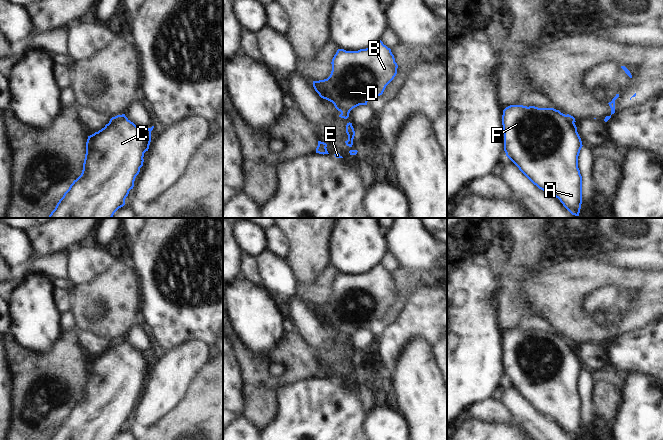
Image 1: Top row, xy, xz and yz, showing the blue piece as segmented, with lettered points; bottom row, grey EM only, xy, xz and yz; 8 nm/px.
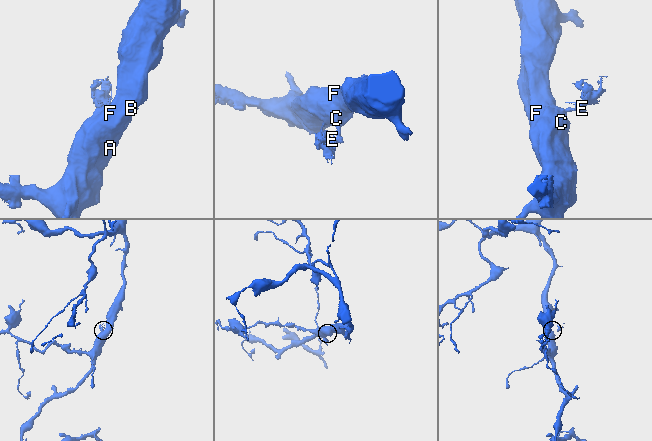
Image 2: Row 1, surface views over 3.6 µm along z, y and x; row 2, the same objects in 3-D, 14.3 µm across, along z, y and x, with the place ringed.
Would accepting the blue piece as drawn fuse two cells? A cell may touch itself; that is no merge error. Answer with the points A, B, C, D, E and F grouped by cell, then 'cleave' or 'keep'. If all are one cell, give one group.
A B C D F / E; cleave

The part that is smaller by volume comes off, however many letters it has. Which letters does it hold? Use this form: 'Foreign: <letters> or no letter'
Foreign: E

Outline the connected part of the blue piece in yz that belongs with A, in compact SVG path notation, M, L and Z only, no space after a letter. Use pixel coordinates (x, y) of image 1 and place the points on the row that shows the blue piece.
M510 105L503 110L502 125L506 156L534 185L558 198L572 215L579 216L582 176L578 156L583 145L575 123L554 108Z

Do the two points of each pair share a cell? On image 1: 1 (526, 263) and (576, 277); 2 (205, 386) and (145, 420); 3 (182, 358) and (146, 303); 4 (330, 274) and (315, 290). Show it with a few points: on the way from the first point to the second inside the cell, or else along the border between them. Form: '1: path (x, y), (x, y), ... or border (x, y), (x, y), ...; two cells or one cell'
1: border (539, 266), (521, 281); two cells
2: border (193, 380), (183, 397), (163, 416); two cells
3: border (197, 340), (183, 342), (166, 351), (154, 350); two cells
4: path (326, 278), (319, 286); one cell

